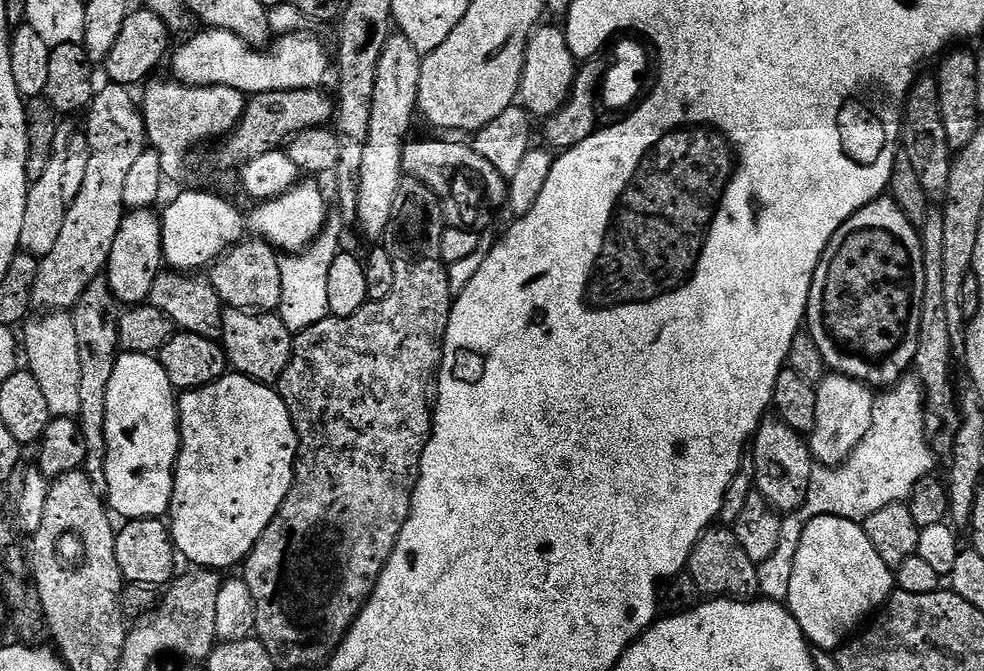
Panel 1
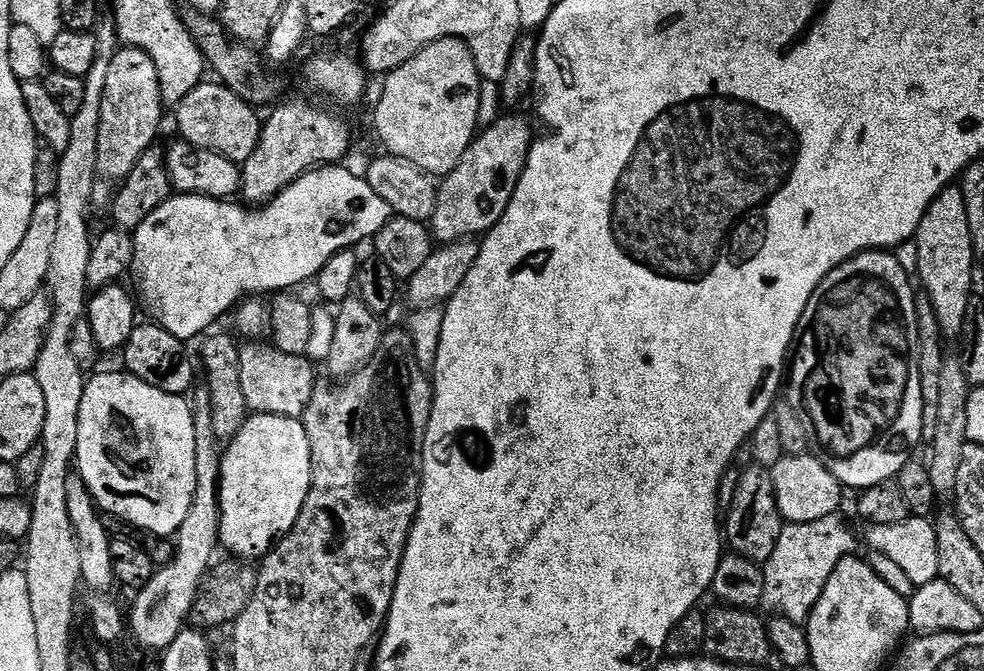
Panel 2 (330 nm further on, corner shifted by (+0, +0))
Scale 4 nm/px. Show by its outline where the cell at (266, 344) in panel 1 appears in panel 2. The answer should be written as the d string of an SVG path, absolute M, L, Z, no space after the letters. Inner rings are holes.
M248 342L240 349L242 394L252 414L303 417L318 383L316 369L306 355L283 353L268 342Z

